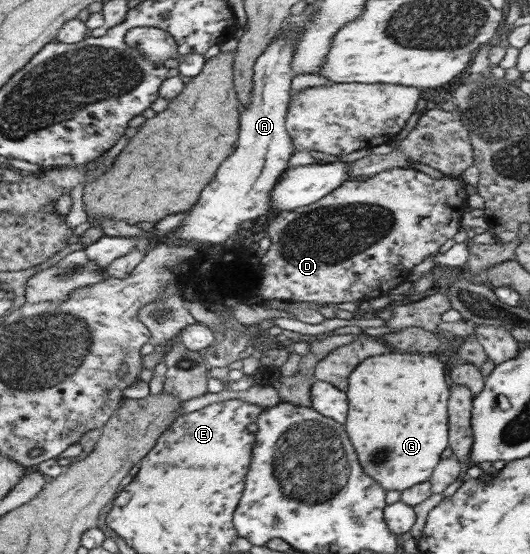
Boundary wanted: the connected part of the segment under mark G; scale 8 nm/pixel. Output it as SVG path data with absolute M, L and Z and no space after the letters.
M393 351L367 358L357 366L349 383L349 423L347 431L357 447L357 457L365 473L376 479L386 491L402 493L411 486L429 480L436 470L443 451L450 447L449 395L451 386L445 379L445 363L431 354Z

